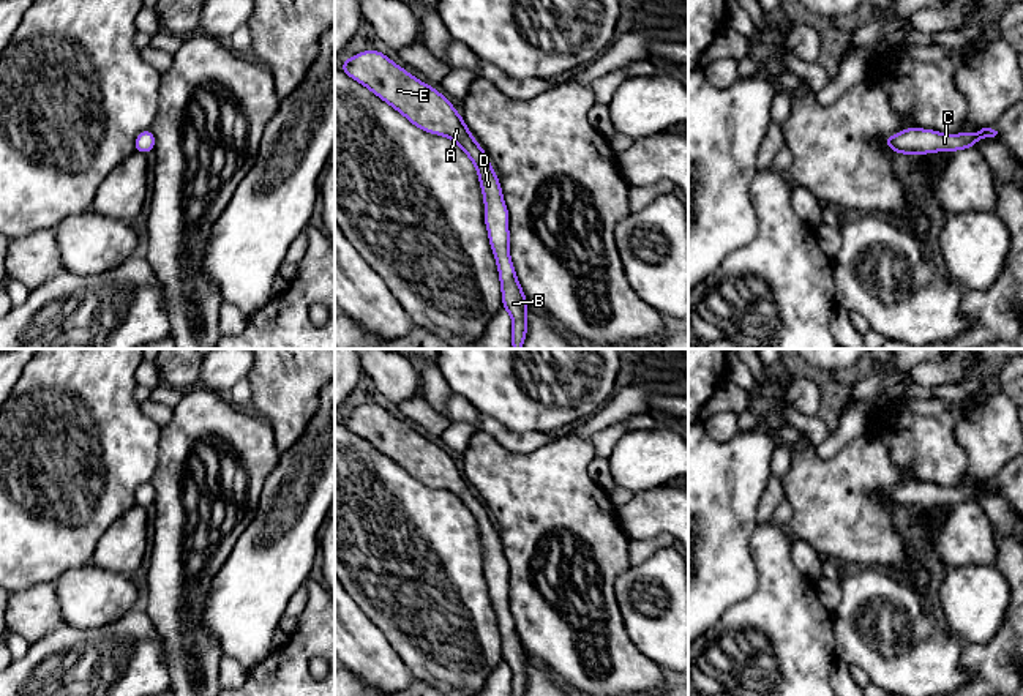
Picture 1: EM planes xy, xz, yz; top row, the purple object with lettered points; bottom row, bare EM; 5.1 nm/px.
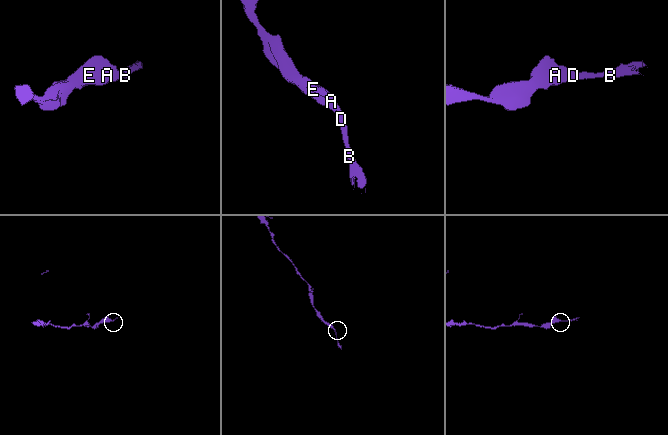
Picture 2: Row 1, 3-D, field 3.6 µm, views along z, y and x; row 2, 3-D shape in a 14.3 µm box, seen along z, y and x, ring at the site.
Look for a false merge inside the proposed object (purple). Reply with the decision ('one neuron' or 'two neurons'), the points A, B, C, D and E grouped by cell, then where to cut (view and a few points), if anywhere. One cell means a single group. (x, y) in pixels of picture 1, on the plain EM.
one neuron | A B C D E | no cut

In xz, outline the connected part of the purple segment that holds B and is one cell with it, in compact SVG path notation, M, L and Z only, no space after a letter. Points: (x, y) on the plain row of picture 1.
M365 404L339 421L401 466L417 481L455 494L472 513L485 552L485 578L499 622L502 660L513 672L512 696L524 696L529 655L516 633L510 612L508 563L489 511L469 486L463 470L437 443L410 429L379 404Z

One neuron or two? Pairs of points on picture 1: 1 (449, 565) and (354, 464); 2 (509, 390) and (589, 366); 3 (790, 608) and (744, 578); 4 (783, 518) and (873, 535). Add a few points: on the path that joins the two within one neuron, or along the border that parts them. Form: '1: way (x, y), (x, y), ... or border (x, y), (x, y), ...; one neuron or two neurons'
1: way (423, 540), (373, 490); one neuron
2: way (529, 370), (532, 366), (569, 366); one neuron
3: border (750, 550), (756, 570), (756, 589), (728, 609); two neurons
4: border (786, 499), (791, 508), (788, 527); two neurons

